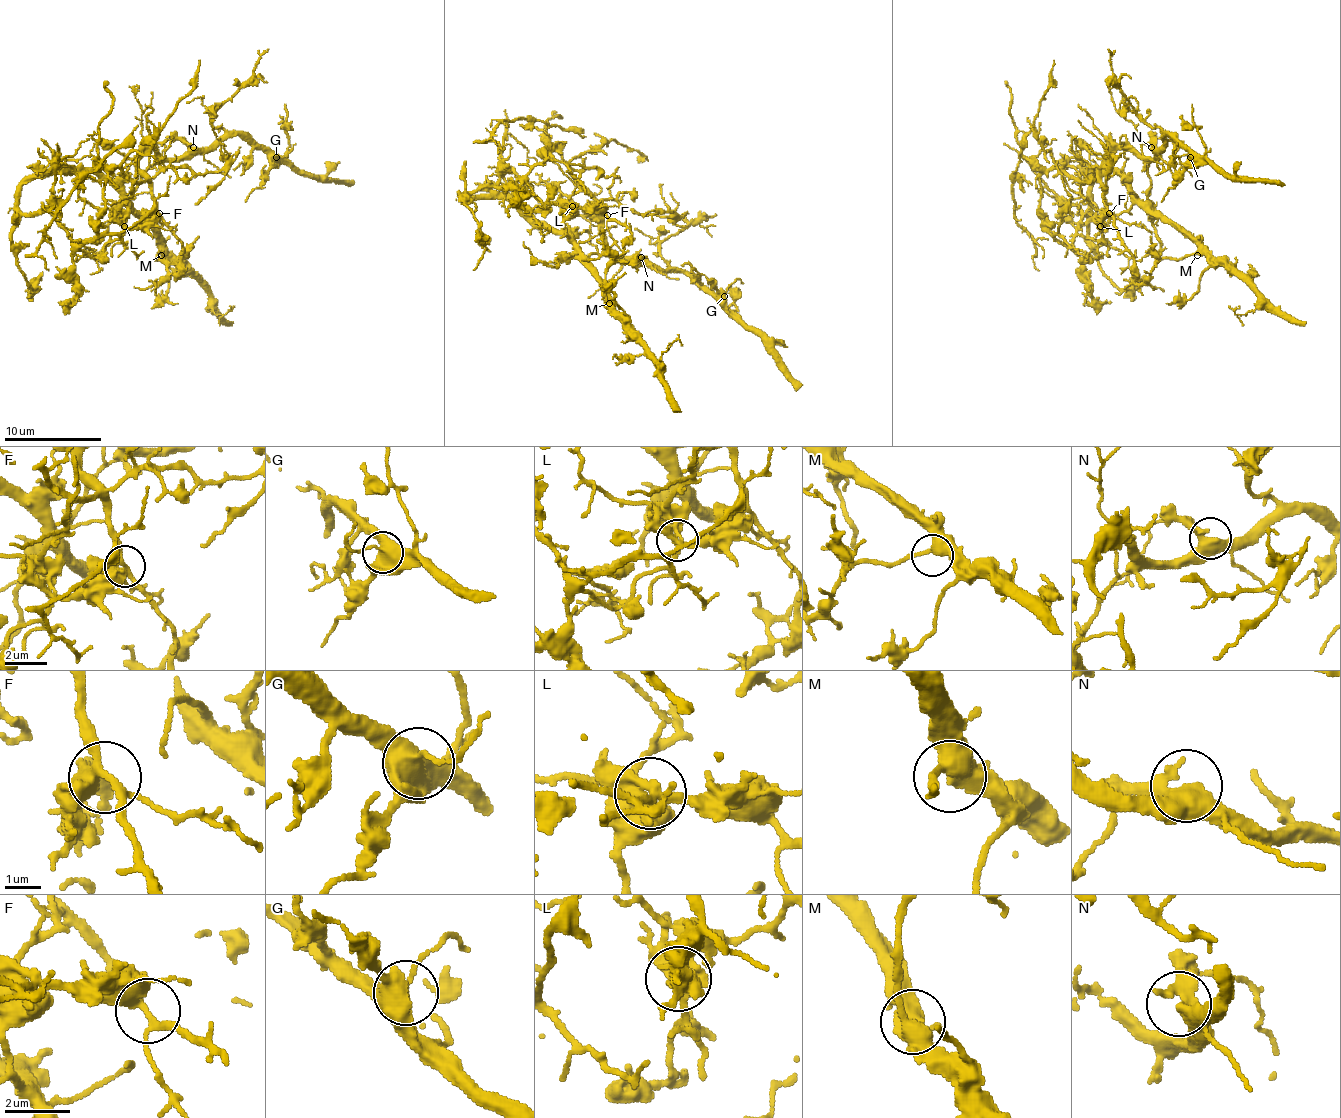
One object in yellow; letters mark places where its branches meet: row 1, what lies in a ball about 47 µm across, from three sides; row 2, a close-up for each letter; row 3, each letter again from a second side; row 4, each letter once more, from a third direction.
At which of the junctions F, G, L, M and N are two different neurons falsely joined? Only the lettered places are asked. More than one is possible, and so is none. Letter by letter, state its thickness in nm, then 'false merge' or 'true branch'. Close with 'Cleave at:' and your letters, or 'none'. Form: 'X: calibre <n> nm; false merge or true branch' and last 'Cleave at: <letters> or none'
F: calibre 240 nm; true branch
G: calibre 480 nm; true branch
L: calibre 320 nm; false merge
M: calibre 400 nm; true branch
N: calibre 400 nm; true branch
Cleave at: L

